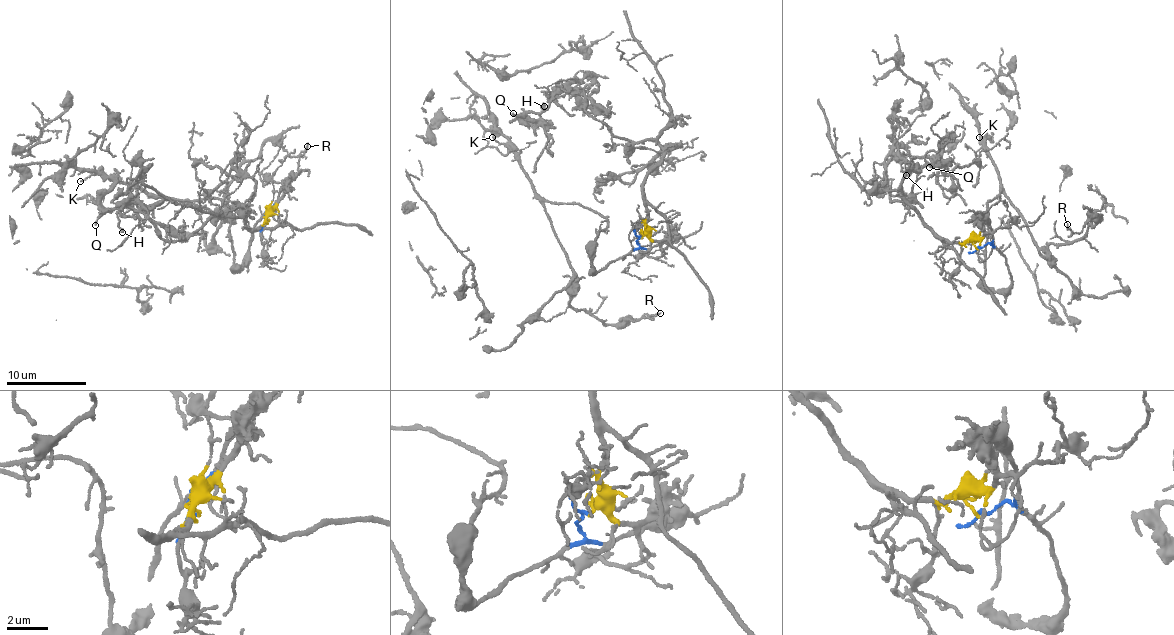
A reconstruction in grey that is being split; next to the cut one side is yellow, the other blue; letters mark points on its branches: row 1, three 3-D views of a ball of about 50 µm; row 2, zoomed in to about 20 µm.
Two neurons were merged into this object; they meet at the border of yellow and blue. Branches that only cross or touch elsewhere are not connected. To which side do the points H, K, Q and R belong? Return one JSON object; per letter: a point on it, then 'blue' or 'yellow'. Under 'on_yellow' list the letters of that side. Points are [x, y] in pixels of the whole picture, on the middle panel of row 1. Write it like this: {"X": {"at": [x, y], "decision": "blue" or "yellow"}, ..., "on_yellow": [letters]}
{"H": {"at": [544, 106], "decision": "yellow"}, "K": {"at": [492, 137], "decision": "blue"}, "Q": {"at": [513, 113], "decision": "yellow"}, "R": {"at": [660, 313], "decision": "blue"}, "on_yellow": ["H", "Q"]}

